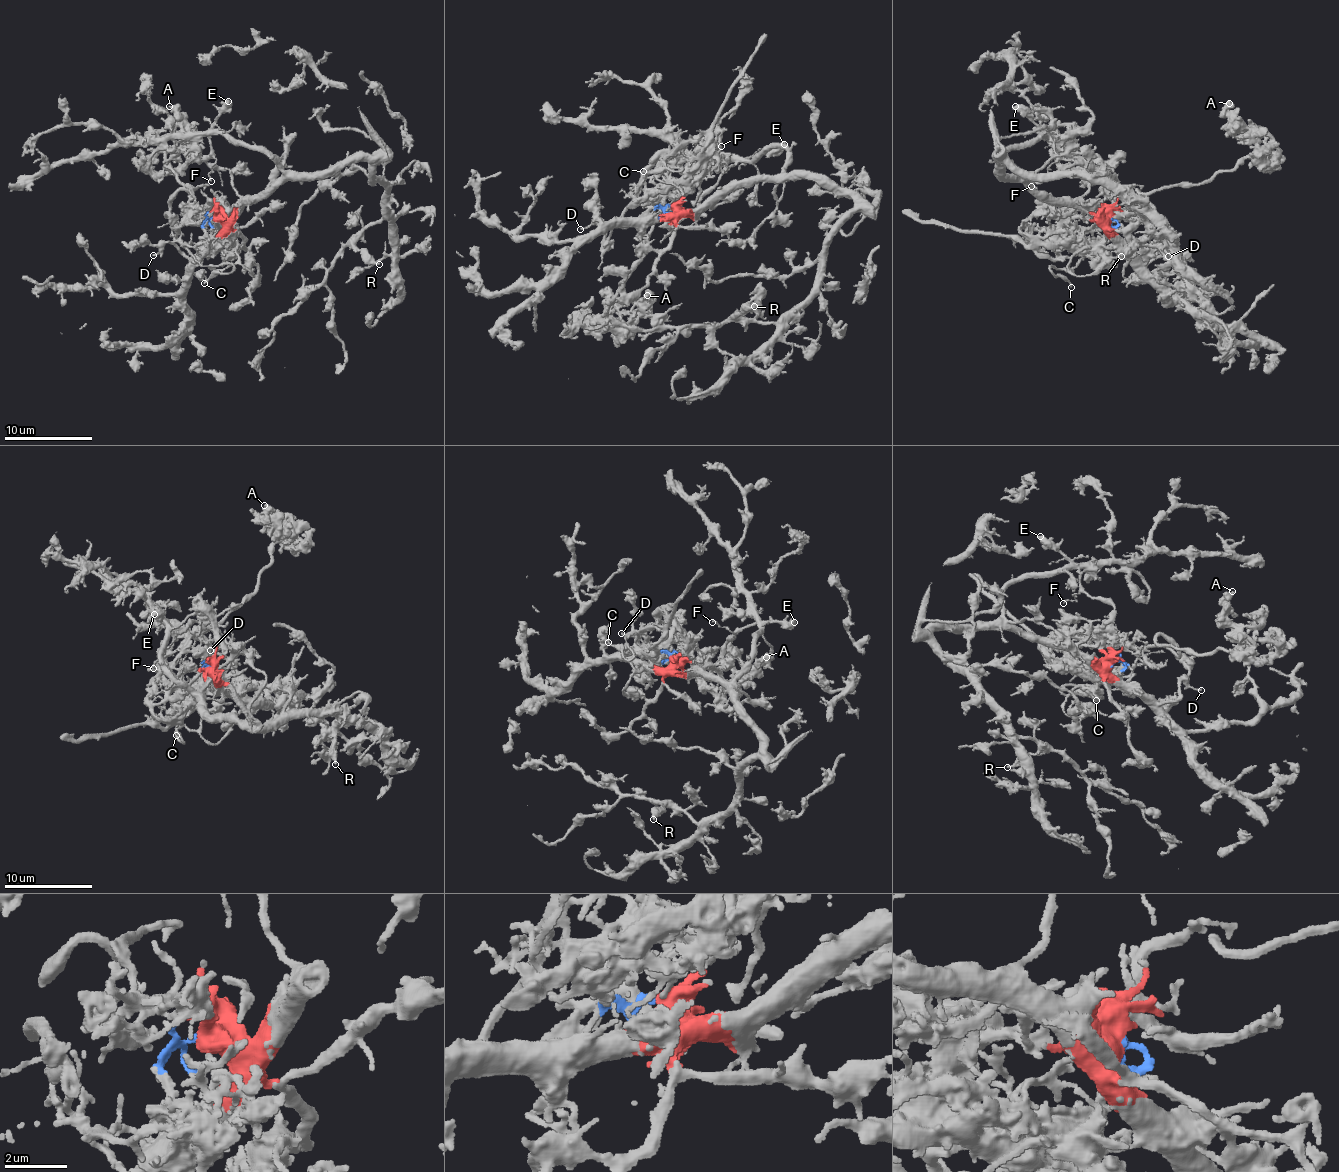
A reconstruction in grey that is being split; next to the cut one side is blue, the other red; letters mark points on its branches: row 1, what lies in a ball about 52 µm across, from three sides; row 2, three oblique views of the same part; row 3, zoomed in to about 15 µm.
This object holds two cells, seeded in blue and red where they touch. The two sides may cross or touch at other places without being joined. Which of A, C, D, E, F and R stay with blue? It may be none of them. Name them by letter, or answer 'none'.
A, C

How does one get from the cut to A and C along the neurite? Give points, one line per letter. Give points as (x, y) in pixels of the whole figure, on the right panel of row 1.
A: (1110, 216), (1103, 251), (1106, 227), (1152, 214), (1138, 191), (1257, 163), (1230, 104)
C: (1110, 216), (1103, 245), (1089, 257), (1082, 257), (1068, 270), (1051, 266), (1053, 275), (1062, 276), (1070, 287)

